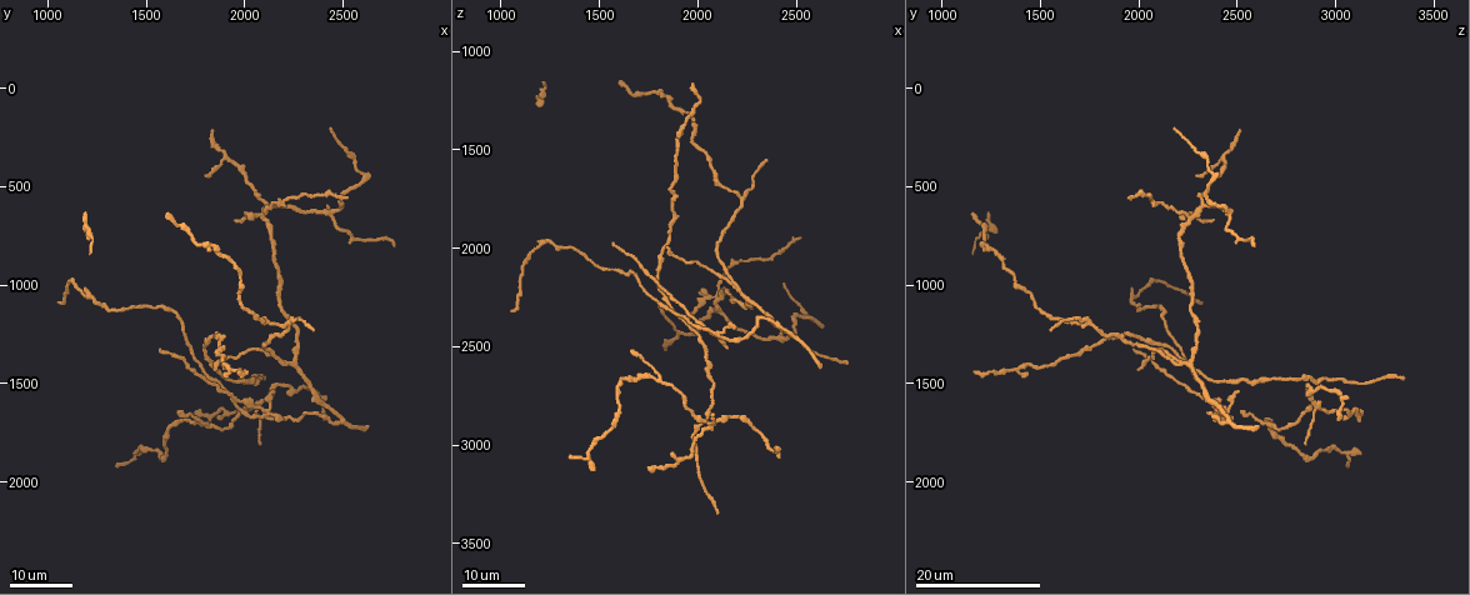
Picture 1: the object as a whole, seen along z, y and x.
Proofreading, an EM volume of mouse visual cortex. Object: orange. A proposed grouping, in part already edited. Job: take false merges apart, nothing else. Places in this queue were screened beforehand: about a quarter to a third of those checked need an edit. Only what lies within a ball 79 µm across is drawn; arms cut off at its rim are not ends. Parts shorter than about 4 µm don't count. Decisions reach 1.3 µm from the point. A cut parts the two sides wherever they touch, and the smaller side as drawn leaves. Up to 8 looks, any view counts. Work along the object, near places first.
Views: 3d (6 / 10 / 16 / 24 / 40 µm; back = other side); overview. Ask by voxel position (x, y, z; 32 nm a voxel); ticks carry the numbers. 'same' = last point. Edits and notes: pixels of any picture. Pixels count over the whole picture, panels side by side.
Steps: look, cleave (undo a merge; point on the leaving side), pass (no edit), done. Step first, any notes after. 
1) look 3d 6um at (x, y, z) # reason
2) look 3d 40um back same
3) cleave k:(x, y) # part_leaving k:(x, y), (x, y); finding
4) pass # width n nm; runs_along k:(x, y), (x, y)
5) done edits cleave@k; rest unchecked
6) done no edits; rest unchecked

look 3d 16um at (2100, 1660, 2430) # looks like a crossing

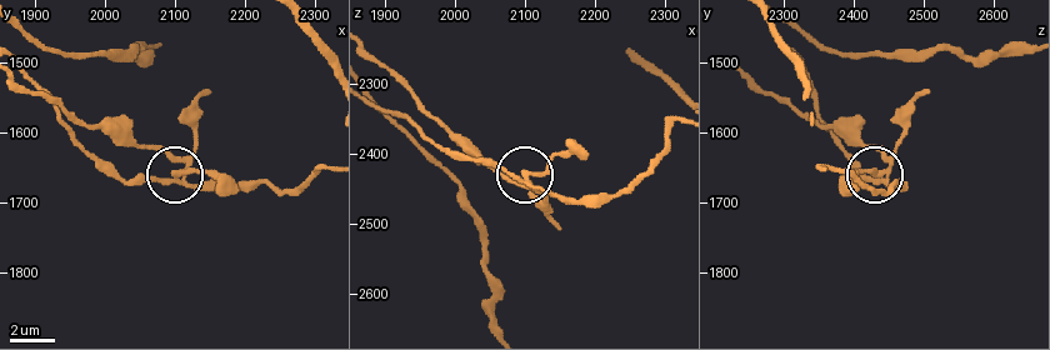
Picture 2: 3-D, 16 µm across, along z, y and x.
look 3d 6um at (2090, 1665, 2435) # zoom in

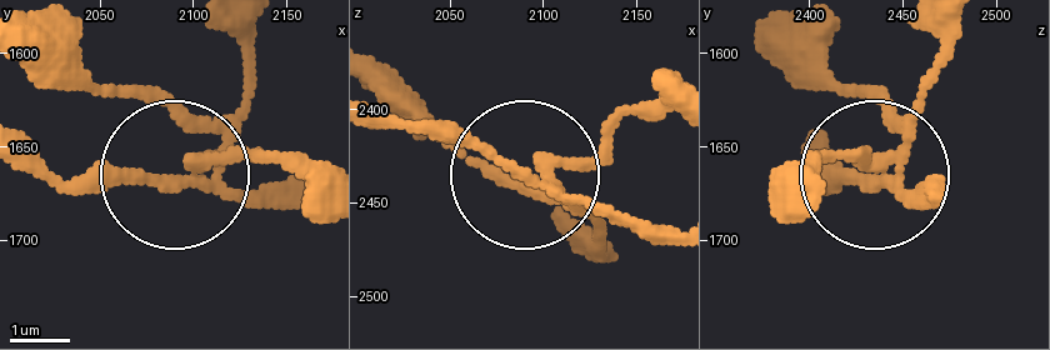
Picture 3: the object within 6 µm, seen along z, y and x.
cleave 3:(268, 161) # part_leaving 3:(888, 160), (863, 95), (783, 75); two neurons meet here

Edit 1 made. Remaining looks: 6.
look overview

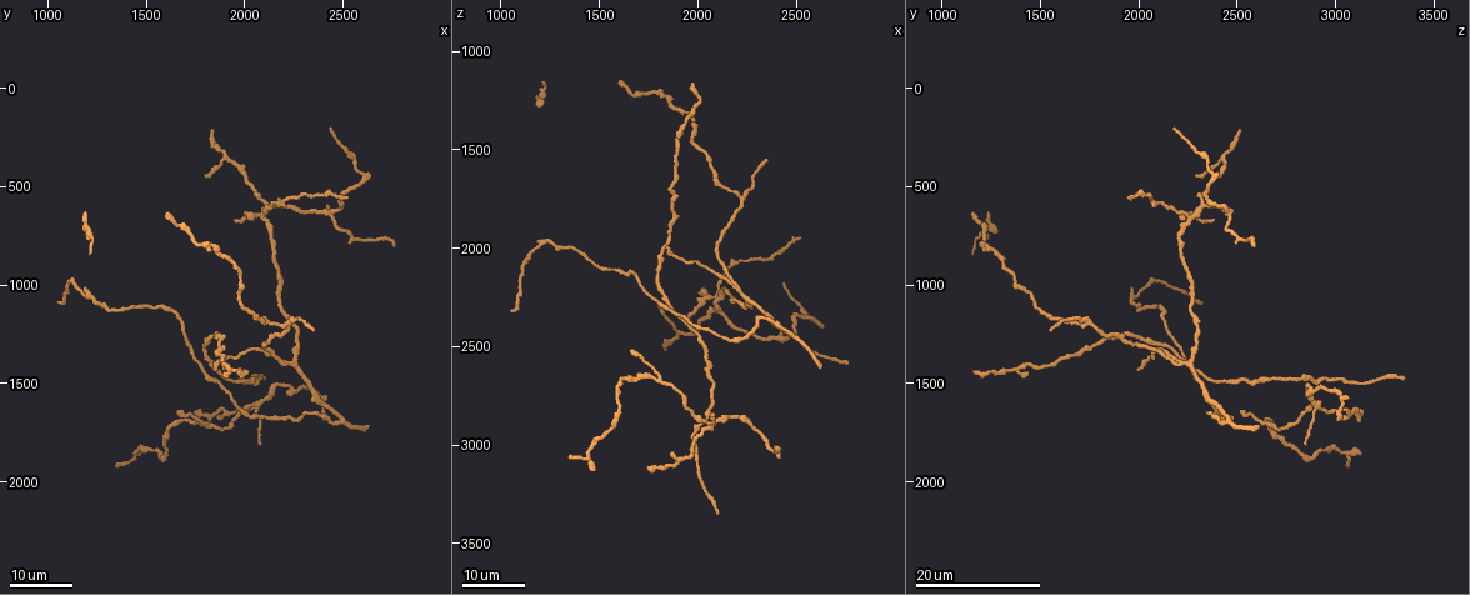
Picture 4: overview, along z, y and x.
look 3d 16um at (2090, 650, 2260) # small branch off a trunk

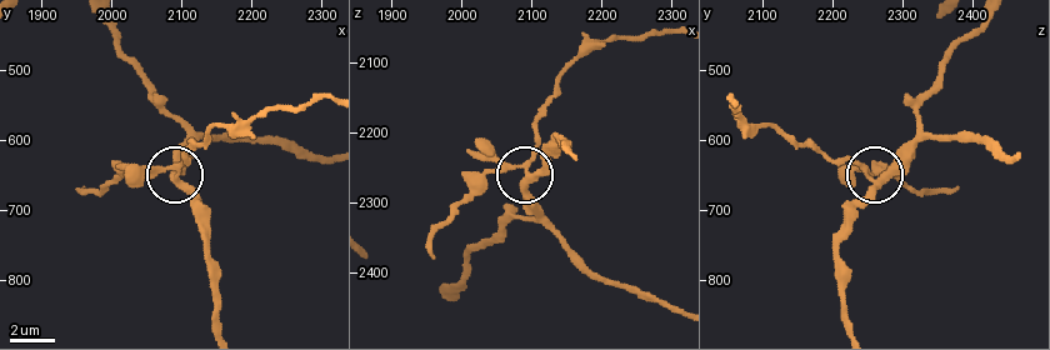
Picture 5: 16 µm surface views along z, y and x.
look 3d 6um at (2090, 655, 2265)

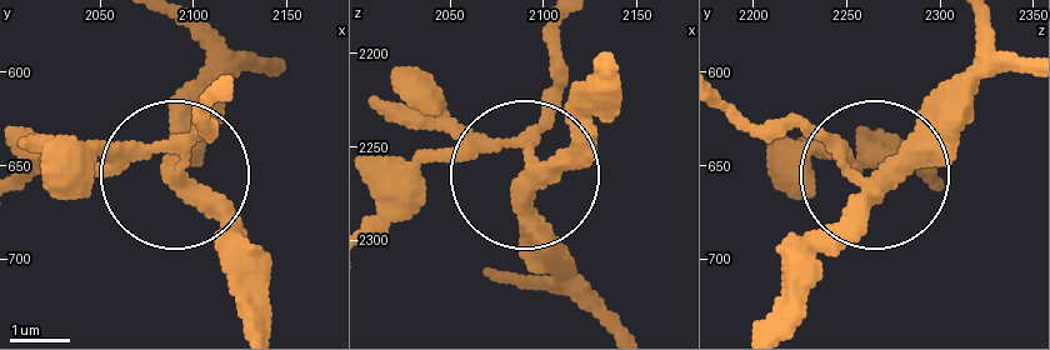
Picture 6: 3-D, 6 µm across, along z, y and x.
look 3d 6um back at (2092, 658, 2262) # other side

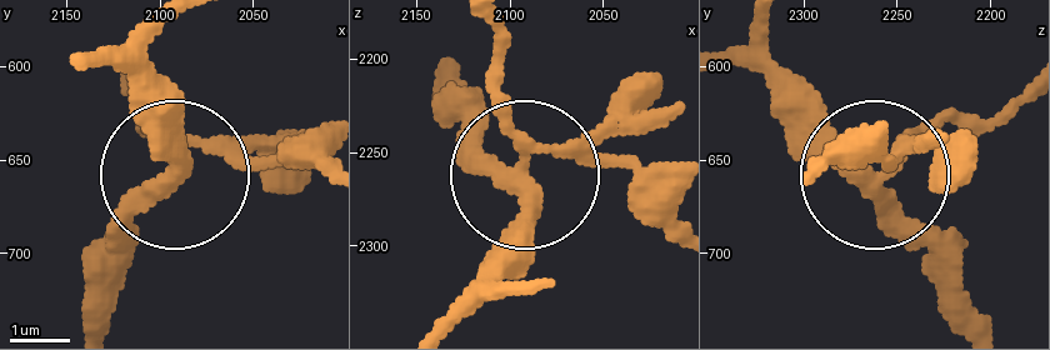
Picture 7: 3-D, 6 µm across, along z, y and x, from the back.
cleave 7:(503, 59) # side_arm 21 um; part_leaving 7:(509, 133), (499, 33); a second neuron is stuck on

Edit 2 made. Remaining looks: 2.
done edits cleave@3, cleave@7; rest unchecked

